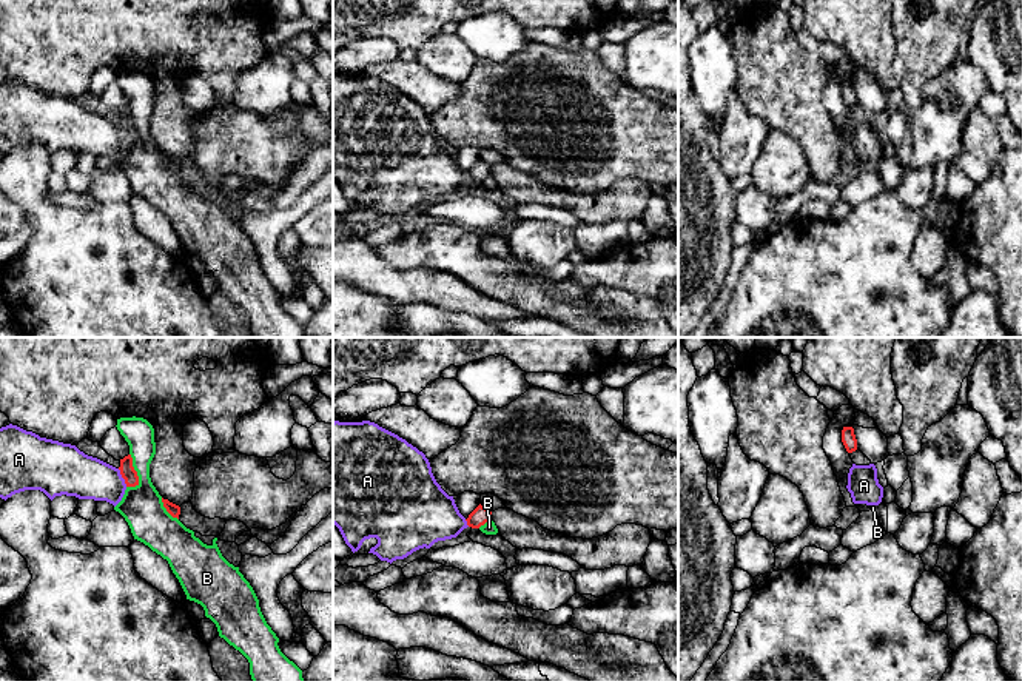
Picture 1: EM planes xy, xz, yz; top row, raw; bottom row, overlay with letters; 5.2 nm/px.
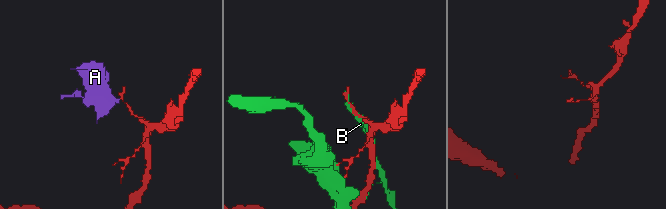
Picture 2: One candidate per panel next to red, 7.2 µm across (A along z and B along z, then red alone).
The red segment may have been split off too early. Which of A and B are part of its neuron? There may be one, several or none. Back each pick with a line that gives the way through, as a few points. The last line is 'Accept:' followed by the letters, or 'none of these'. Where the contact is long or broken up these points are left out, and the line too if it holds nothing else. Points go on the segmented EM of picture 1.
Accept: none of these

